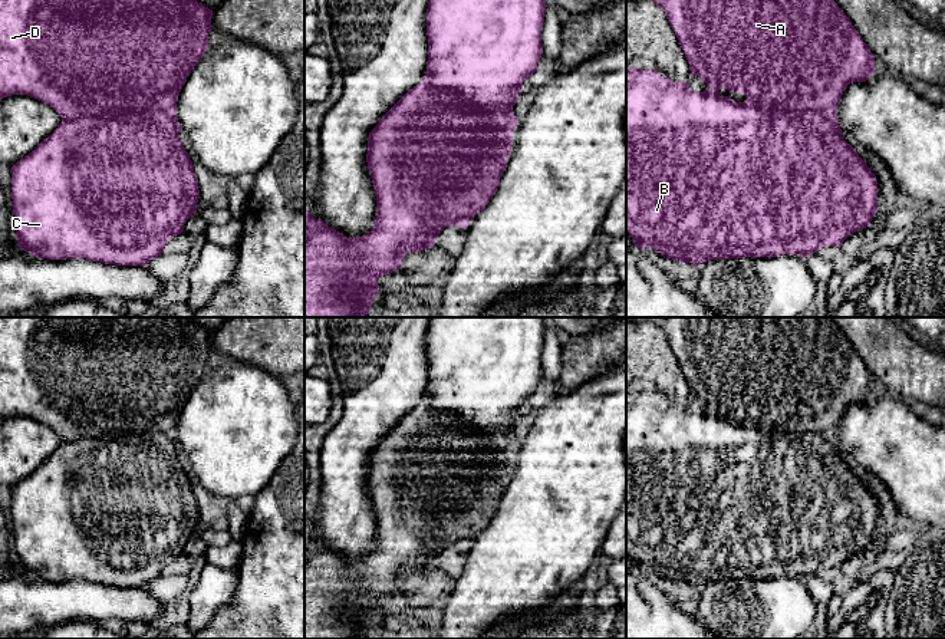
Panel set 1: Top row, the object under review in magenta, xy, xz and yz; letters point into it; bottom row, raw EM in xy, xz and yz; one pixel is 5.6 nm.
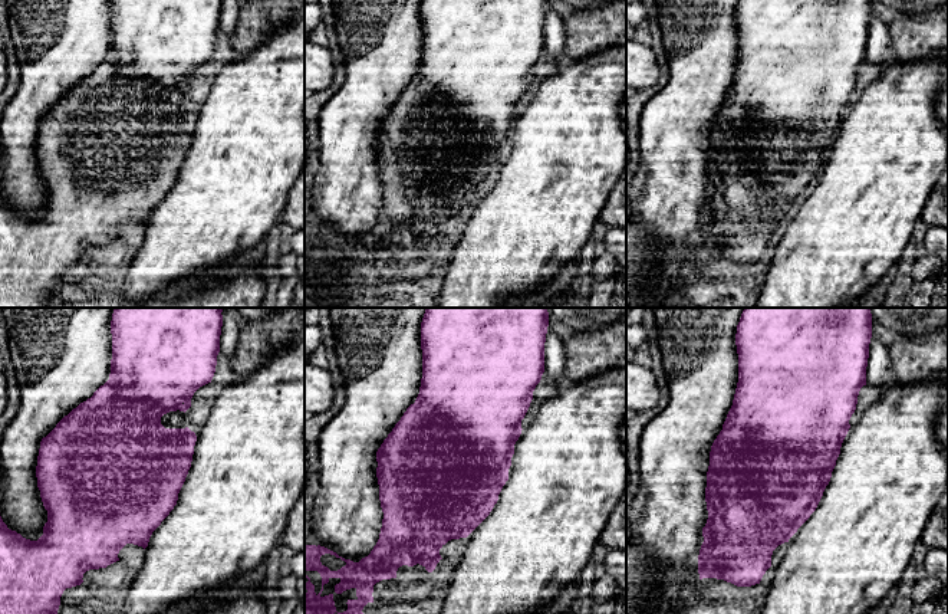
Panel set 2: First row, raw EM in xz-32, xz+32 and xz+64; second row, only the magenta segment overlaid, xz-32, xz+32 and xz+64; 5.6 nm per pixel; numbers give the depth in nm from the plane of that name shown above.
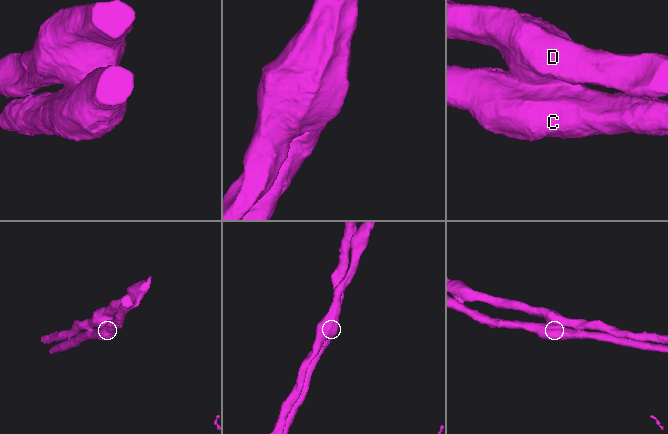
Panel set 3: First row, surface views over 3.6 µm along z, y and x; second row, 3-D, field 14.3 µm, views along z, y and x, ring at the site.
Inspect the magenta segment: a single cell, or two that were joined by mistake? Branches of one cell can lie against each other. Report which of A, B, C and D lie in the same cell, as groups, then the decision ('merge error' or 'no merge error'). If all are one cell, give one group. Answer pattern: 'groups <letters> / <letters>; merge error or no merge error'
groups A D / B C; merge error

